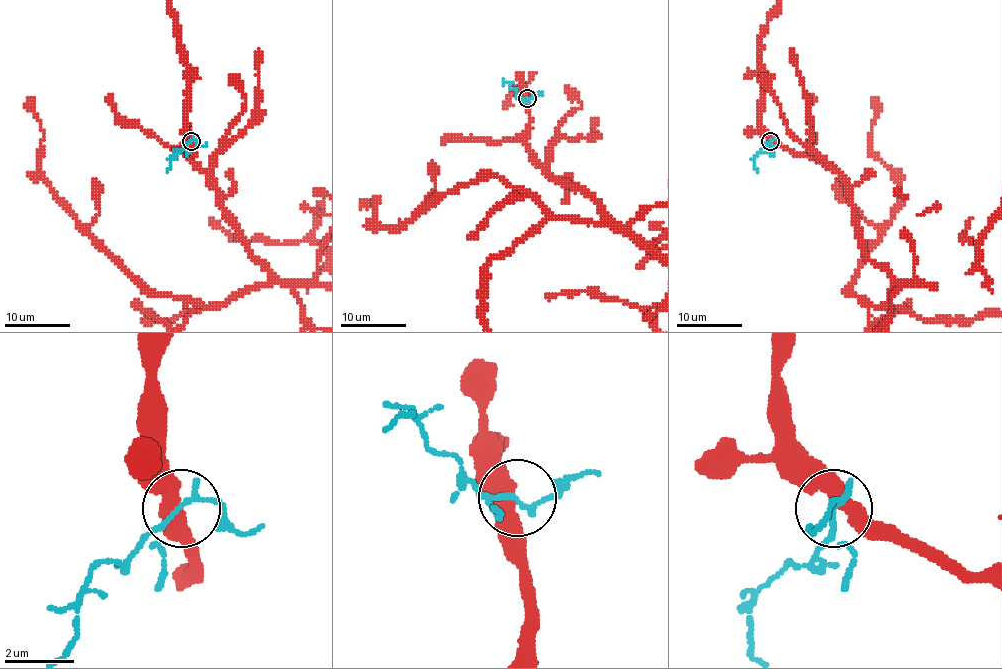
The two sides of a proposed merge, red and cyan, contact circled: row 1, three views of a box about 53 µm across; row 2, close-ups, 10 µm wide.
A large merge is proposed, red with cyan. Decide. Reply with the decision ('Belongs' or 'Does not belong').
Does not belong

